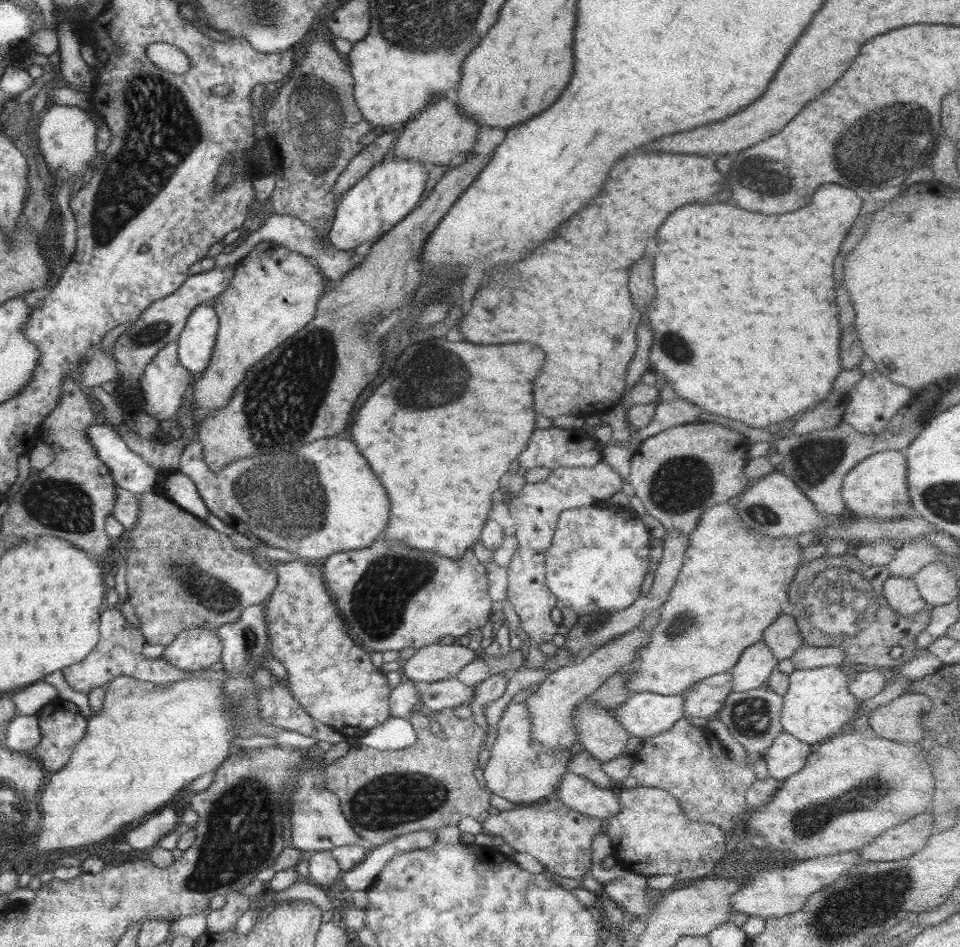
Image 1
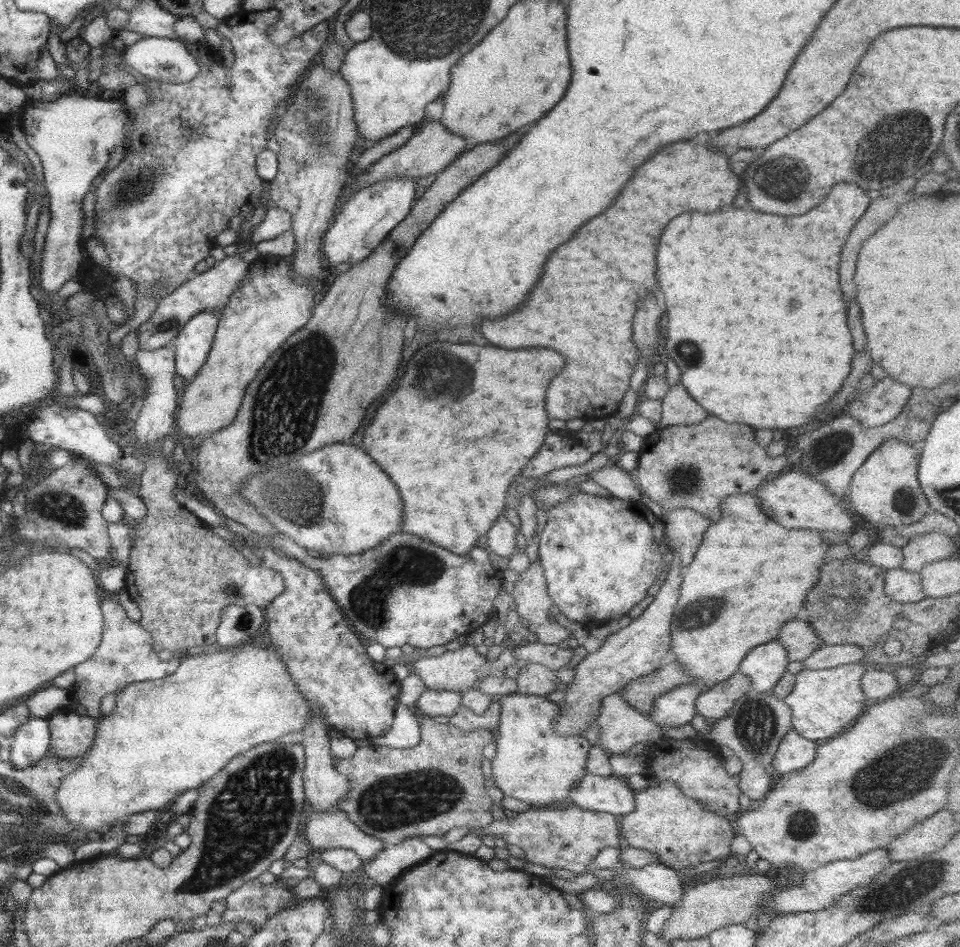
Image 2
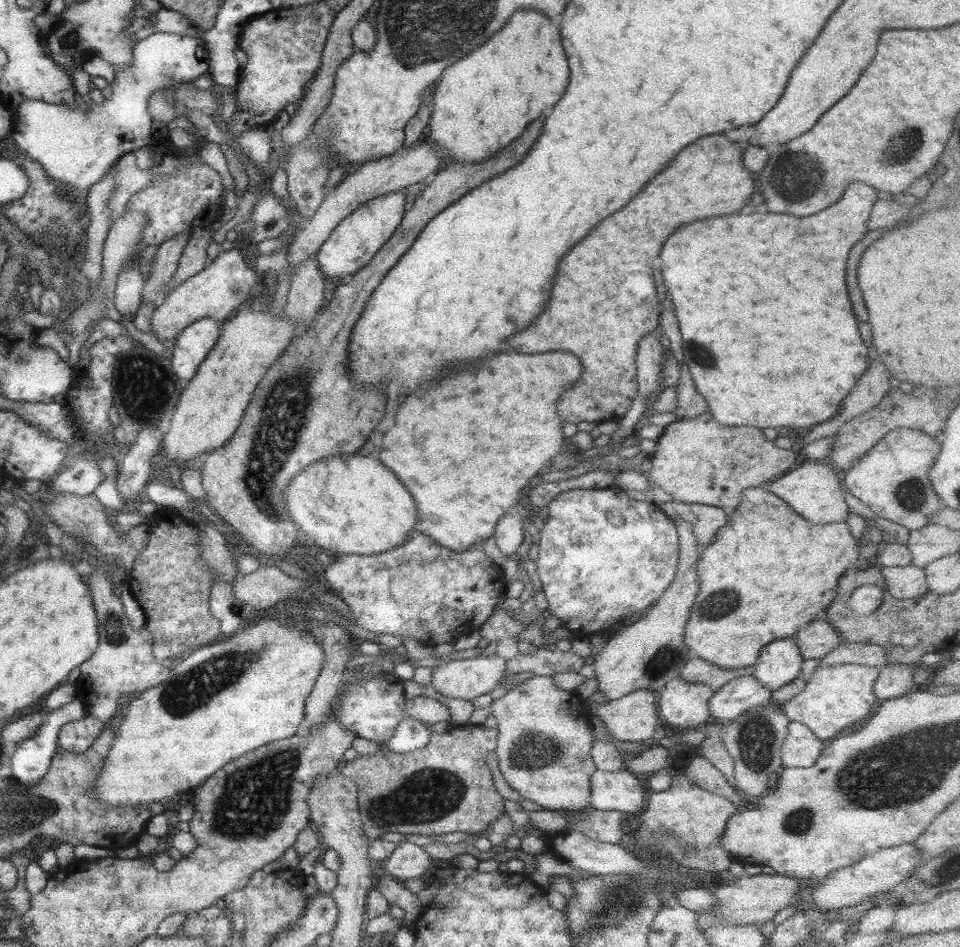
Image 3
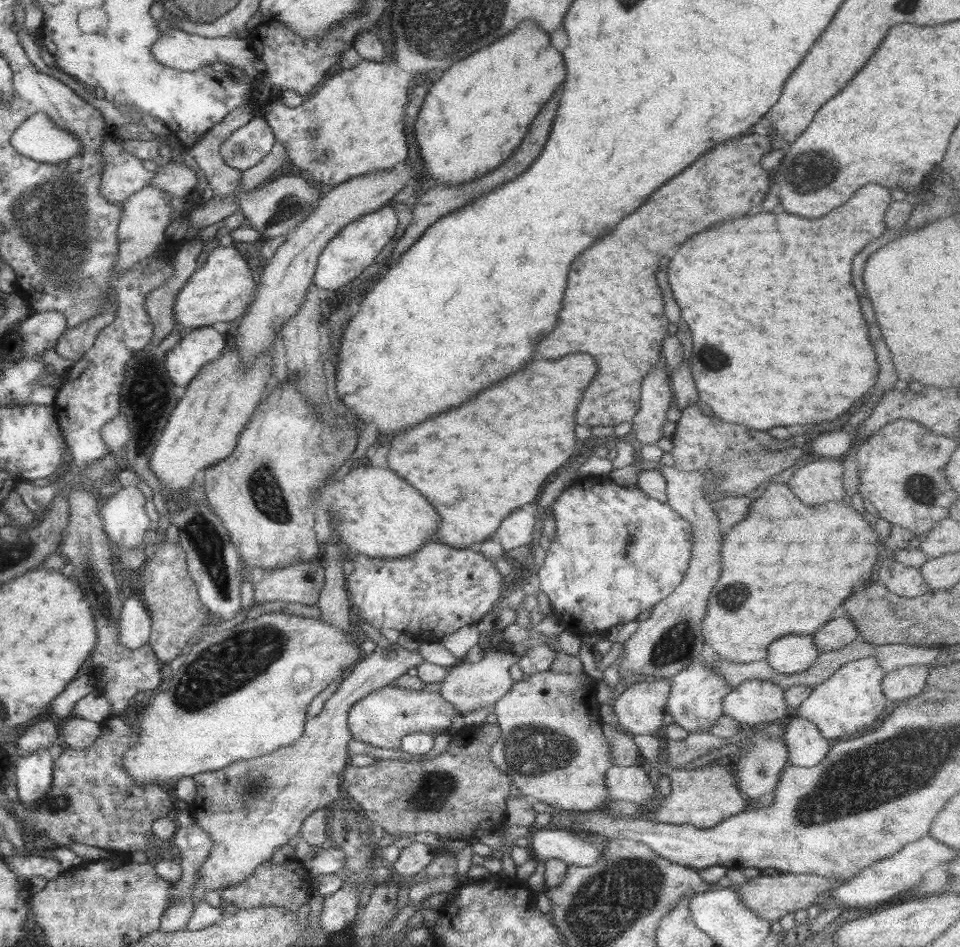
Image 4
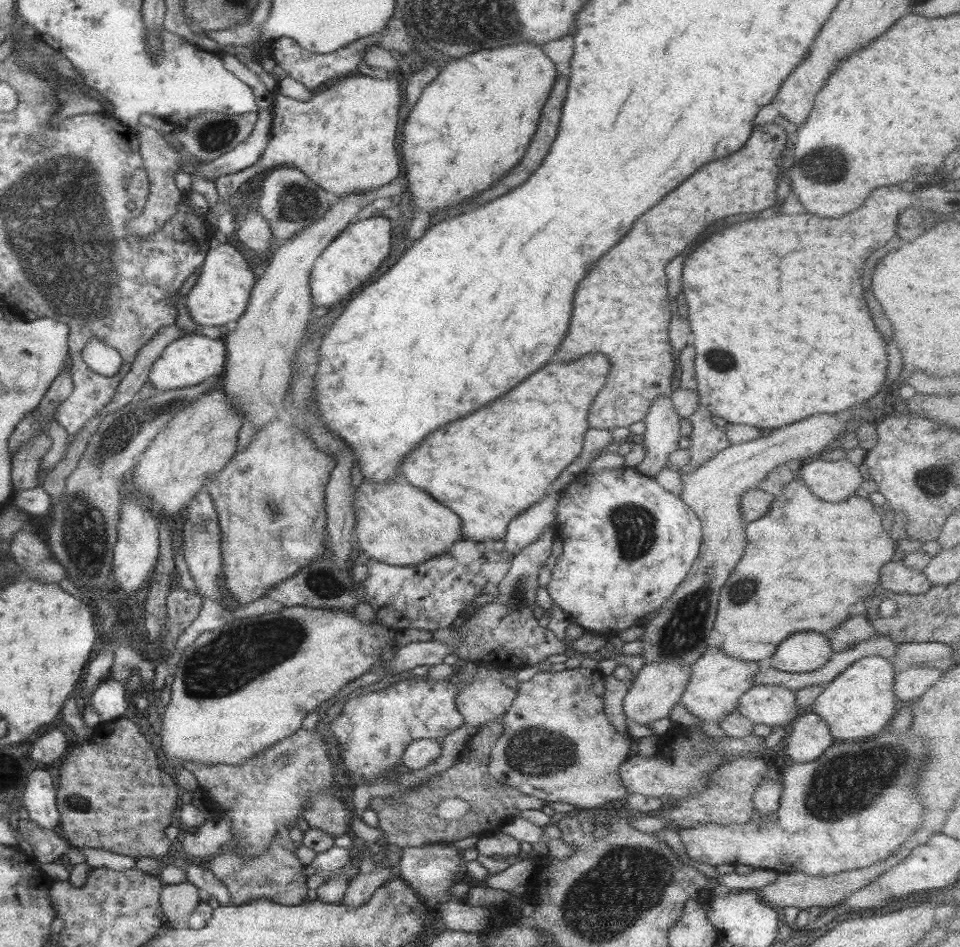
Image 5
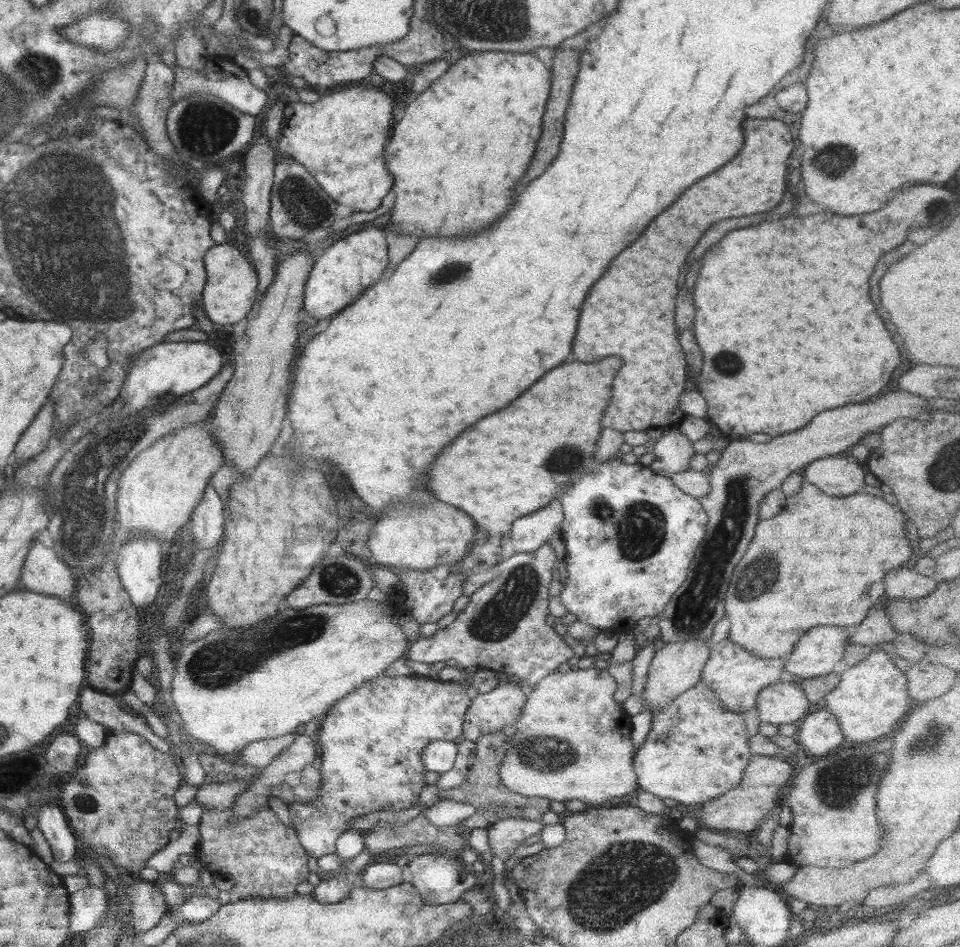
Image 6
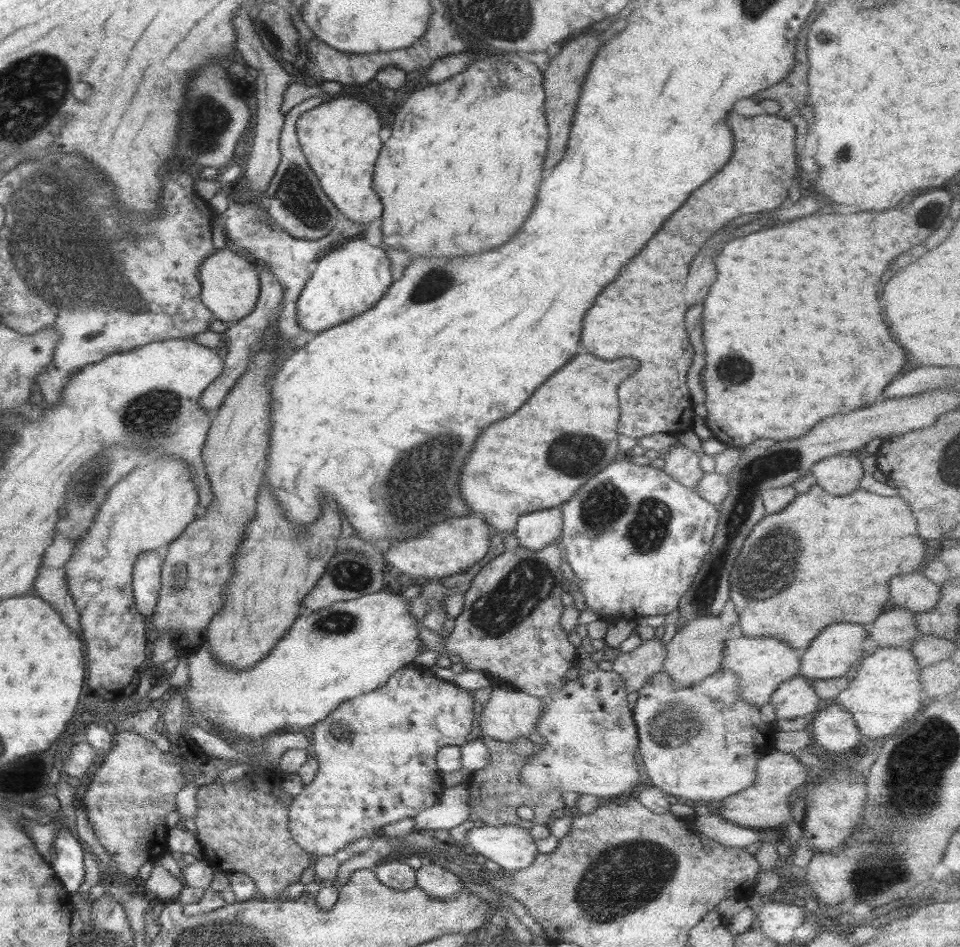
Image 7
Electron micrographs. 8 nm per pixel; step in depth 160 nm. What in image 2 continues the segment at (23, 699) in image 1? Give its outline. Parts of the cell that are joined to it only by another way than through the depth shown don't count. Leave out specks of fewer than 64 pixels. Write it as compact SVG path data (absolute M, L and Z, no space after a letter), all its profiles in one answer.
M51 685L36 691L25 703L28 705L32 717L48 719L60 709L68 708L71 701L69 690Z

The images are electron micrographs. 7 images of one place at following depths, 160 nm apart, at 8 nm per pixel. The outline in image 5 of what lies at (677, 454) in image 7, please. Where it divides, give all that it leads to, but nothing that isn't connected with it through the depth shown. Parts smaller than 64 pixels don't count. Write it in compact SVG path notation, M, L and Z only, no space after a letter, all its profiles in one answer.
M660 395L653 400L646 418L645 434L639 439L646 446L645 457L636 468L649 477L654 477L666 466L671 466L668 457L678 450L681 438L679 420L668 395Z

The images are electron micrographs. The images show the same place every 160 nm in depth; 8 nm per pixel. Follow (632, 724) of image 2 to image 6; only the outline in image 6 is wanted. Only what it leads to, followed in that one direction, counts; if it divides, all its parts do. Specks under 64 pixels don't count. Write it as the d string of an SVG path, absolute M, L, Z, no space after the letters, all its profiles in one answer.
M695 638L684 640L684 642L665 644L664 647L657 650L646 676L644 693L642 693L641 697L630 694L622 704L626 716L638 715L643 710L644 702L648 704L651 712L659 711L674 697L695 687L701 681L702 669L709 659L709 647L709 641Z

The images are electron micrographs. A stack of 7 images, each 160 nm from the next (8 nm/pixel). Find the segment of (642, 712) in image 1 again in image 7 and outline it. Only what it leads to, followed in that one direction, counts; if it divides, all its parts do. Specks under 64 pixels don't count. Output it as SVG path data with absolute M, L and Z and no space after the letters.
M741 637L727 639L720 669L734 672L740 683L740 696L752 706L771 702L772 693L786 680L799 676L801 656L786 641L777 638Z

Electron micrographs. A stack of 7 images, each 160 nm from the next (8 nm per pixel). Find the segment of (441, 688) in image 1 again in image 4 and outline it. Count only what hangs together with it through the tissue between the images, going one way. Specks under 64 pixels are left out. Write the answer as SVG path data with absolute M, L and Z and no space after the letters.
M425 683L420 689L390 684L355 702L347 719L354 740L397 751L400 750L400 741L408 734L423 732L432 736L442 735L456 715L455 706L441 695L440 683Z

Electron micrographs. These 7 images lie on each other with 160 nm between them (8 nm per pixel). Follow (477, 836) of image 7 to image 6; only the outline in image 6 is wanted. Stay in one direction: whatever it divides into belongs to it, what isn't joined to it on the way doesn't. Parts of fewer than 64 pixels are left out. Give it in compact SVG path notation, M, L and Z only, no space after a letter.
M506 818L486 829L493 854L492 870L500 878L502 870L505 870L504 862L525 843L527 838L538 835L543 829L543 824L540 821L526 820L525 818Z

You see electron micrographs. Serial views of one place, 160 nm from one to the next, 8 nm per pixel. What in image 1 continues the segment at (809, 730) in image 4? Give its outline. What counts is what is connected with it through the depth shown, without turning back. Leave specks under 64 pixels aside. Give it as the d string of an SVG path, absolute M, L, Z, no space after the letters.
M783 730L760 762L766 766L769 777L781 783L804 768L811 752L812 746L796 740Z

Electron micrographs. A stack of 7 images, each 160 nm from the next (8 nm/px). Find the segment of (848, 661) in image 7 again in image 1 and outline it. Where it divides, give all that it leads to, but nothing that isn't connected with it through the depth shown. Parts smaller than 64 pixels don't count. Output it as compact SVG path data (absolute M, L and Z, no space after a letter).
M763 640L745 648L730 672L733 692L746 692L766 686L778 663L779 660L776 660Z

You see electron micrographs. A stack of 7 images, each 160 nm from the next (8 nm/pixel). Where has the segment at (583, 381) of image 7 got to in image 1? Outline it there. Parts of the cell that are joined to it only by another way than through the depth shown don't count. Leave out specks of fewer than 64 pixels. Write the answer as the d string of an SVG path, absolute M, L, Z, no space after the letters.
M430 338L412 344L400 354L390 378L382 382L358 410L356 424L352 428L352 440L358 444L360 454L368 460L392 502L390 524L384 540L400 540L410 548L449 559L459 559L474 546L481 537L484 522L488 520L498 480L508 472L510 464L520 456L532 436L536 416L532 408L532 384L542 366L544 352L536 348L536 344L528 342L478 346L470 342Z

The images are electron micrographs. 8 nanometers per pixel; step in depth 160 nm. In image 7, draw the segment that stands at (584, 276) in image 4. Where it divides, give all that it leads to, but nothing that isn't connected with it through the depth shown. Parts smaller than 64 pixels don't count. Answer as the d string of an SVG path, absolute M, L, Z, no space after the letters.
M732 110L727 114L727 125L734 134L734 154L728 160L728 164L702 188L690 194L688 202L680 210L676 210L666 220L666 224L658 230L656 242L652 238L646 244L646 248L626 264L622 274L612 284L608 284L608 288L596 298L594 306L586 312L586 318L584 318L582 346L590 354L604 360L634 356L642 364L638 372L634 372L628 380L624 380L617 387L620 409L618 432L630 438L642 438L657 432L679 434L693 427L694 402L687 386L686 374L692 366L694 348L688 340L686 326L684 326L684 312L686 312L684 284L688 276L688 266L692 258L698 254L698 250L702 248L702 244L716 230L720 230L722 224L728 224L732 218L738 218L742 214L774 210L786 200L790 184L798 181L801 175L798 166L799 157L796 153L796 128L789 120L782 116L778 118L778 114L763 114L747 118Z

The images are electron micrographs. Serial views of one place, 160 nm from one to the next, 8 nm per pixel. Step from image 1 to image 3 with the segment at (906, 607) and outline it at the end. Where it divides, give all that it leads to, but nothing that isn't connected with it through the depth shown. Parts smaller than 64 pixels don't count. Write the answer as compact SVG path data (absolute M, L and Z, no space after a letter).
M912 564L883 566L881 571L888 592L897 599L909 599L923 595L929 590L925 572Z

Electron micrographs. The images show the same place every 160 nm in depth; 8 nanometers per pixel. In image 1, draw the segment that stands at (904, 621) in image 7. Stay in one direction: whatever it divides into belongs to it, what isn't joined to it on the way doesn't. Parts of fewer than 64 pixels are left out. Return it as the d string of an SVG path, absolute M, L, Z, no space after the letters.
M784 613L766 628L763 641L779 661L792 658L796 650L805 644L795 618Z

